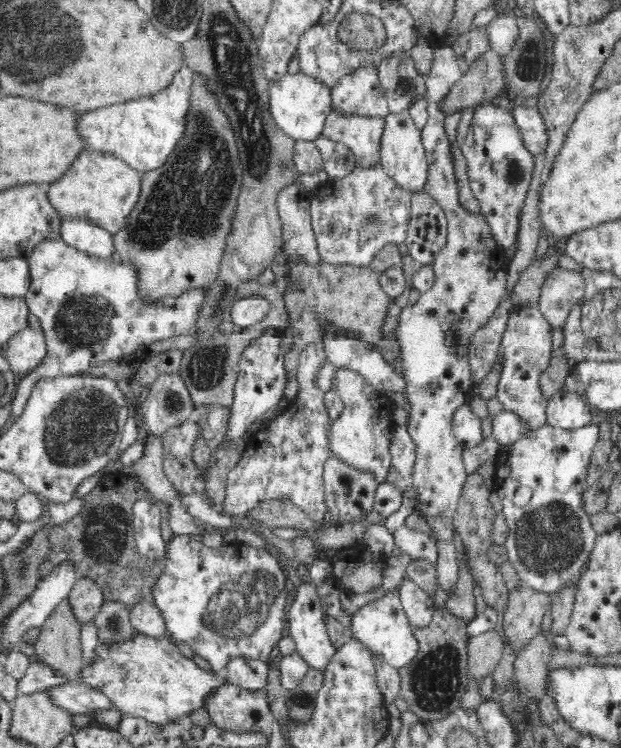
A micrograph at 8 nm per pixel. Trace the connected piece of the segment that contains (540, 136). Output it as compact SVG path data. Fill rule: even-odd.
M514 108L513 116L520 128L527 150L534 156L550 147L550 132L538 108Z

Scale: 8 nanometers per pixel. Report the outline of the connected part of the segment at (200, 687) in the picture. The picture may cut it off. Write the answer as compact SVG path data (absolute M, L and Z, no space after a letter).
M138 634L118 647L102 647L97 649L100 659L94 667L86 667L82 672L81 682L108 697L112 706L120 713L126 713L148 722L150 725L168 726L172 722L188 723L192 714L208 707L208 702L218 694L224 686L225 679L222 671L208 670L179 653L175 642L169 637L156 639Z

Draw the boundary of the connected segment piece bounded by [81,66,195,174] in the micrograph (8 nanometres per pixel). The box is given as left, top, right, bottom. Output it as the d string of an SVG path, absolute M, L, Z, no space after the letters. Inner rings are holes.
M185 66L174 76L174 82L169 88L156 96L136 98L122 105L82 114L81 132L89 142L90 149L120 157L140 174L165 166L189 132L194 76L193 71Z

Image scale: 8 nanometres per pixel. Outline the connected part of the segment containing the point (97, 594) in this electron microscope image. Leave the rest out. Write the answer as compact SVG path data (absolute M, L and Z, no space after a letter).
M80 578L72 586L66 603L72 611L72 617L82 628L96 619L104 604L104 599L98 586L94 585L92 581L88 581L87 578Z

